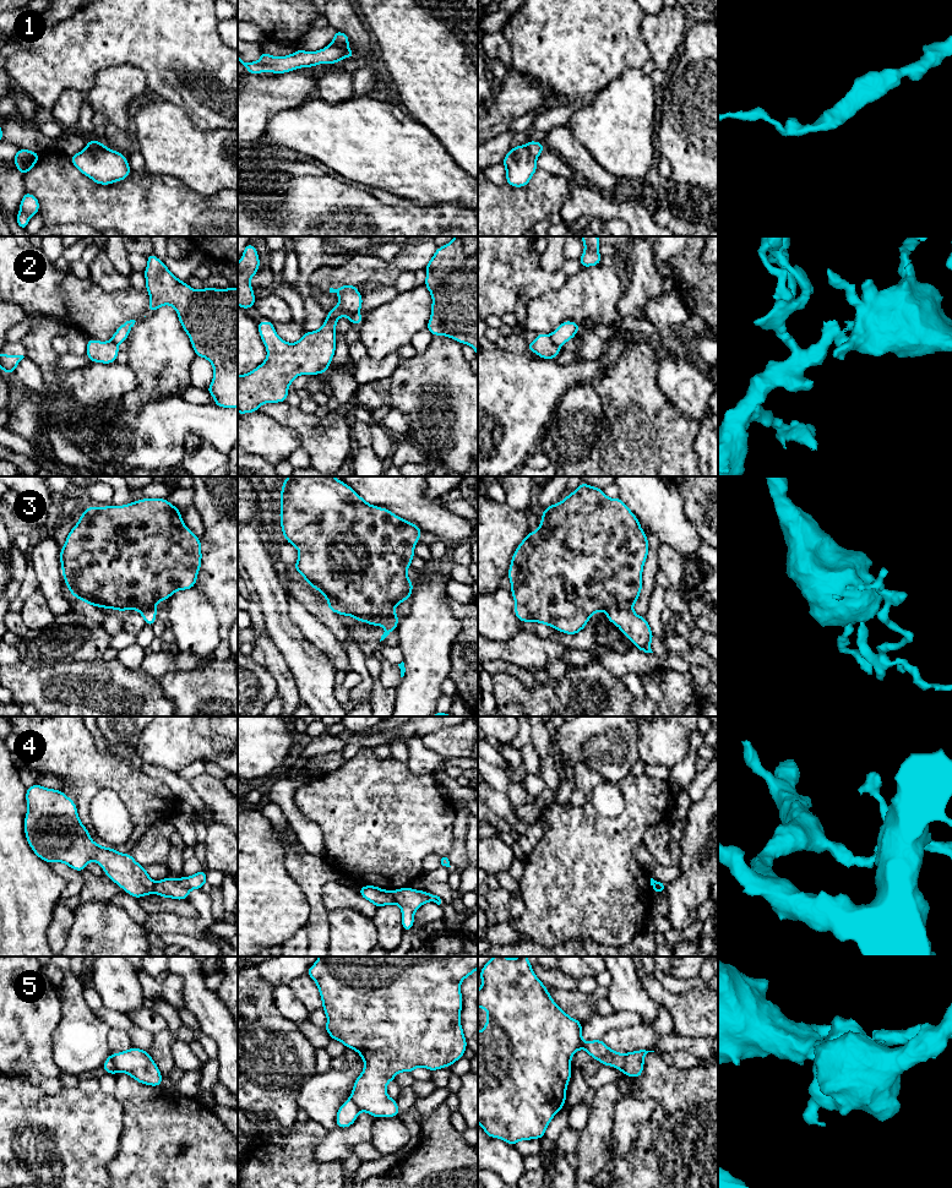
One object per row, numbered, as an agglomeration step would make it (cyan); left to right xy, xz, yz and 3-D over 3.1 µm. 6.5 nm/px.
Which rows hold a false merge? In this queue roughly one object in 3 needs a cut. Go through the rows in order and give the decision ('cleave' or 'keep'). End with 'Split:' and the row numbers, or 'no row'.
1: cleave
2: cleave
3: cleave
4: cleave
5: cleave
Split: 1, 2, 3, 4, 5

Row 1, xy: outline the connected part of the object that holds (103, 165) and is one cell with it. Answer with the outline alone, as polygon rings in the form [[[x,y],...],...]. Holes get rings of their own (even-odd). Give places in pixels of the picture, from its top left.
[[[104,146],[94,151],[81,151],[71,156],[70,160],[83,175],[99,185],[125,180],[131,174],[126,156]]]

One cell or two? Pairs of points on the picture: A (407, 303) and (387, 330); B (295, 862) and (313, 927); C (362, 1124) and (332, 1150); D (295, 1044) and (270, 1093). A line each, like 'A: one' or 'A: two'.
A: one
B: one
C: one
D: one

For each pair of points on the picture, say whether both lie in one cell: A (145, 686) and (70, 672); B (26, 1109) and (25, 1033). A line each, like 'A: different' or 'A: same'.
A: same
B: different

